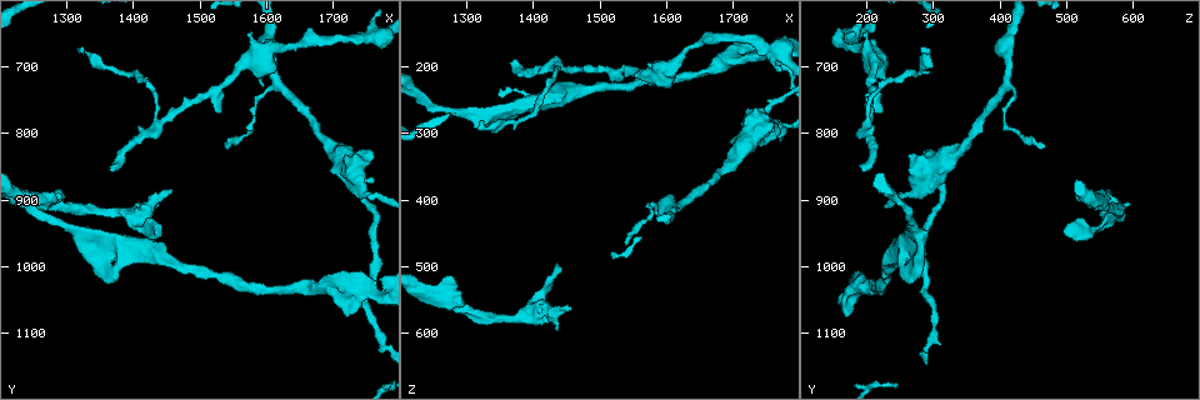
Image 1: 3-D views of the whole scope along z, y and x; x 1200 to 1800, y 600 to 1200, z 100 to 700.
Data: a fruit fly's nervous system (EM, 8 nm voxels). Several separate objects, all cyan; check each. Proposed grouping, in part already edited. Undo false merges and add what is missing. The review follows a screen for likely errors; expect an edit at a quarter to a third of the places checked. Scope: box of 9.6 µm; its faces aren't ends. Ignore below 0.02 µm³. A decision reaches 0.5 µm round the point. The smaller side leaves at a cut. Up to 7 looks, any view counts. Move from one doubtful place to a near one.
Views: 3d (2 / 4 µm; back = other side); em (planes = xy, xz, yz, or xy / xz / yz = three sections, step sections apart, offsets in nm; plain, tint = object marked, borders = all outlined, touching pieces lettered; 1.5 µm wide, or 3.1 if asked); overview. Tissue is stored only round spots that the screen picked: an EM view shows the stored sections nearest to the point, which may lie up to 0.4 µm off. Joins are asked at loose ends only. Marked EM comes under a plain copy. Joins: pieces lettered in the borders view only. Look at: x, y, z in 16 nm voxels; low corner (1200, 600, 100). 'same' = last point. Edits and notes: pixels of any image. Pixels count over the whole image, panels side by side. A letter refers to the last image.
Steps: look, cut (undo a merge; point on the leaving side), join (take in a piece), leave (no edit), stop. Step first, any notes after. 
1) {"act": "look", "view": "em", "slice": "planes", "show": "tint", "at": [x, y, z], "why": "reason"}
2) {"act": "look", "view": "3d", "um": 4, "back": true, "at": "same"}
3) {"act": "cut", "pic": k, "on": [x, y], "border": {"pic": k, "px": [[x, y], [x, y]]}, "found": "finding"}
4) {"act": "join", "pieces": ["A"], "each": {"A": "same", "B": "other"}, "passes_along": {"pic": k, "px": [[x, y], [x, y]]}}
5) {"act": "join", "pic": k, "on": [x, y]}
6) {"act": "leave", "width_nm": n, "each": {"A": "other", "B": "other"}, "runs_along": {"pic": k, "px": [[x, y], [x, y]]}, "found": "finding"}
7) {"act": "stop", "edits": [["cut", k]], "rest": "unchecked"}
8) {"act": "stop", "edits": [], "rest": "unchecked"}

{"act": "look", "view": "3d", "um": 4, "at": [1440, 950, 500], "why": "thin end"}

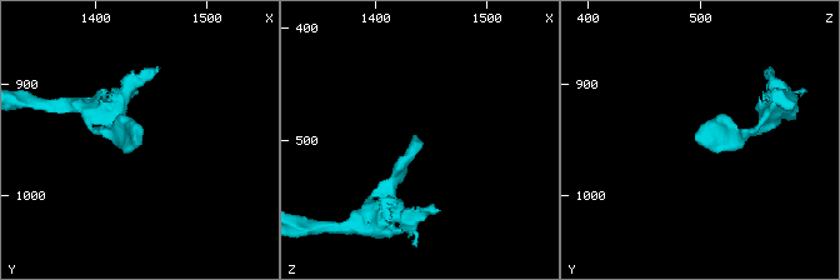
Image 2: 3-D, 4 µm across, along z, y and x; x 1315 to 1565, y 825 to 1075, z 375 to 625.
{"act": "look", "view": "em", "slice": "planes", "show": "borders", "at": [1442, 952, 502]}

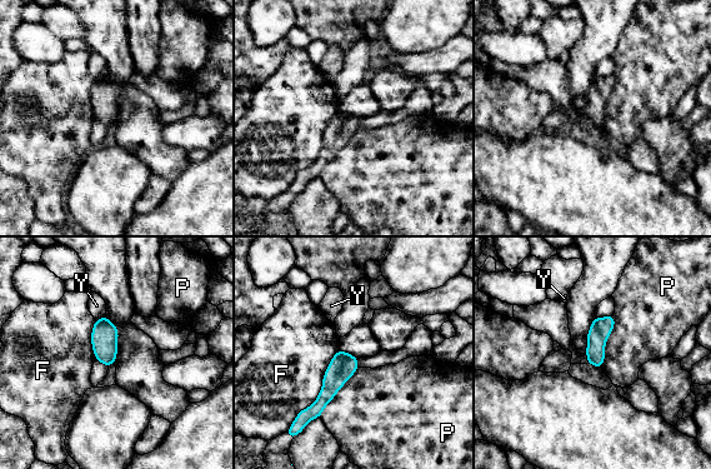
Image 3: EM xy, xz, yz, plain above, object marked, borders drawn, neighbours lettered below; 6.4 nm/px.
{"act": "leave", "each": {"F": "other", "P": "other", "Y": "other"}, "border": {"pic": 3, "px": [[614, 314], [601, 367]]}, "found": "no lettered piece goes on from it"}

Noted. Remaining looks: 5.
{"act": "look", "view": "em", "slice": "planes", "show": "borders", "at": [1765, 1090, 305], "why": "a narrow waist"}

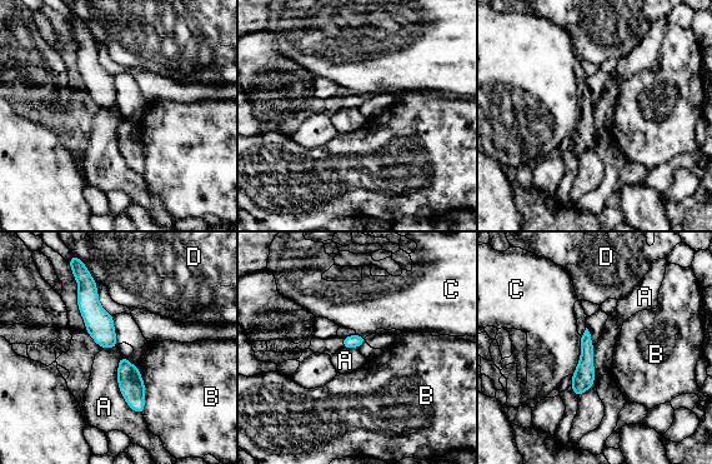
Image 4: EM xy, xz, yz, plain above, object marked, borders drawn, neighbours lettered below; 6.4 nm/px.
{"act": "leave", "width_nm": 90, "longest_contact_nm": ["A", 400], "each": {"A": "other", "B": "other", "C": "other", "D": "other"}, "found": "continuous, no second neuron"}

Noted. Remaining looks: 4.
{"act": "look", "view": "3d", "um": 2, "back": true, "at": [1290, 915, 560]}

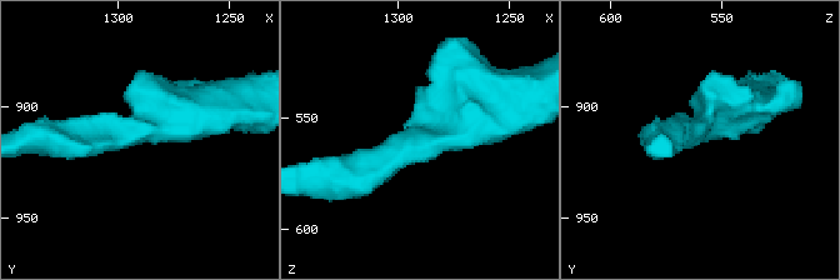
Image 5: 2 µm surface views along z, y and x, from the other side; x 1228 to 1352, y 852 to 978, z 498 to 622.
{"act": "look", "view": "em", "slice": "planes", "show": "borders", "at": [1292, 910, 563]}

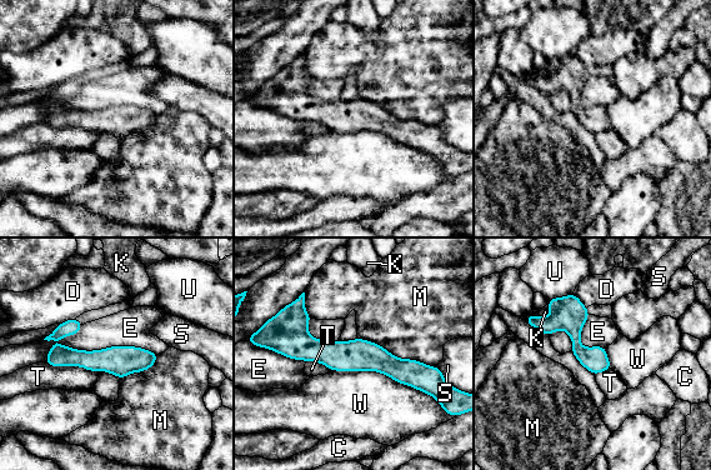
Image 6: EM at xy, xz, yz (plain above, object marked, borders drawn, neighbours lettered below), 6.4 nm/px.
{"act": "leave", "longest_contact_nm": ["E", 750], "each": {"C": "other", "D": "other", "E": "other", "K": "other", "M": "other", "S": "other", "T": "other", "U": "other", "W": "other"}, "runs_along": {"pic": 6, "px": [[280, 344], [427, 371]]}, "found": "continuous, no second neuron"}

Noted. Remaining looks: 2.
{"act": "stop", "edits": [], "rest": "unchecked"}

